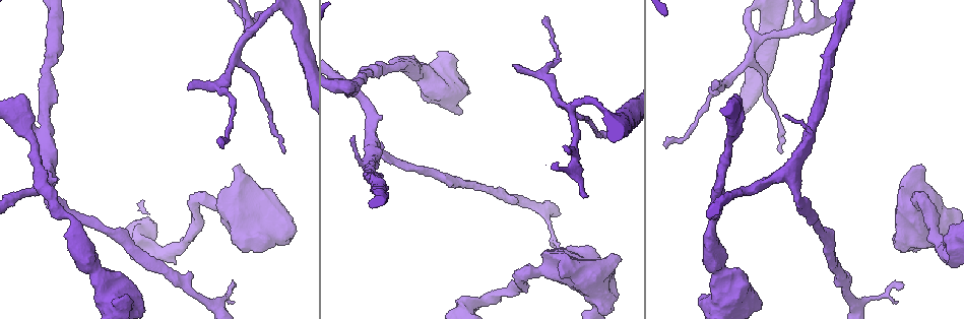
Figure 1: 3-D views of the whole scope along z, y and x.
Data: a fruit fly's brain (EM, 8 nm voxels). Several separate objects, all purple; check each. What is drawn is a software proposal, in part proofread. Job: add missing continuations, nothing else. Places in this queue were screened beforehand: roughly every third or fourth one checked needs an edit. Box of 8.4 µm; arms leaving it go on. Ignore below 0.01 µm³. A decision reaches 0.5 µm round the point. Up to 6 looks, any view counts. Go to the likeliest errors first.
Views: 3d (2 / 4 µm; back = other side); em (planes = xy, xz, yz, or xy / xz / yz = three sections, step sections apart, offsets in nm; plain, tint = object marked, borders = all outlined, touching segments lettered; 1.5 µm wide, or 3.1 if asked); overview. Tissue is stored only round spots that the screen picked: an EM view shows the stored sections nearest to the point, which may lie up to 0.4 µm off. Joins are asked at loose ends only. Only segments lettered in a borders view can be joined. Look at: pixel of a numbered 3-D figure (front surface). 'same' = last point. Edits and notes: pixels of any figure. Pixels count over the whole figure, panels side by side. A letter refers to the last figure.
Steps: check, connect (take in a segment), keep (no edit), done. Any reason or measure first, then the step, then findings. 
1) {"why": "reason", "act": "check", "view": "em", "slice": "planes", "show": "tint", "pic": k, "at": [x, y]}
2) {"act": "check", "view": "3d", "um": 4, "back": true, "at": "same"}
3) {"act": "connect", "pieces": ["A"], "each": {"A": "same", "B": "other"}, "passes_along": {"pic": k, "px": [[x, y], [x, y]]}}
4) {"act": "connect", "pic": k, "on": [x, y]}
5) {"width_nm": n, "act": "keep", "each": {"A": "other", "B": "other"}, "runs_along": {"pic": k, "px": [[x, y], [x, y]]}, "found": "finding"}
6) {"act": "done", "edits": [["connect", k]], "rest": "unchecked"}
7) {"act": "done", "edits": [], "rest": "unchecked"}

{"act": "check", "view": "em", "slice": "xz", "step": 4, "show": "borders", "pic": 1, "at": [128, 296]}

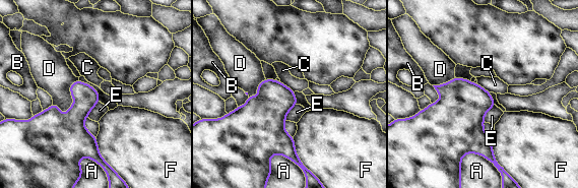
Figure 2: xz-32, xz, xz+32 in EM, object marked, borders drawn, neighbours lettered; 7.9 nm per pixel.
{"why": "another direction", "act": "check", "view": "em", "slice": "planes", "show": "borders", "at": "same"}

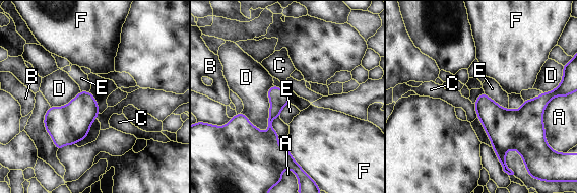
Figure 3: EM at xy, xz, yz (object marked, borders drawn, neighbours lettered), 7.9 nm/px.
{"act": "keep", "each": {"A": "other", "B": "other", "C": "other", "D": "other", "E": "other", "F": "other"}, "border": {"pic": 3, "px": [[485, 92], [502, 107], [508, 108]]}, "found": "none of them fits"}

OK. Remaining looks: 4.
{"why": "thin end", "act": "check", "view": "3d", "um": 4, "pic": 1, "at": [283, 151]}

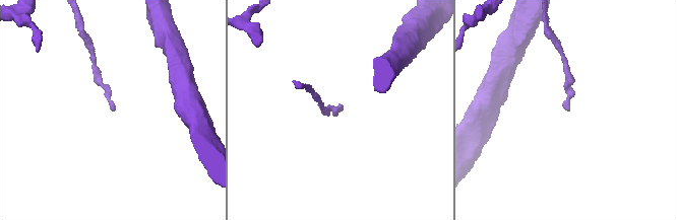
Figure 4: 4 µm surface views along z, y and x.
{"why": "now the EM", "act": "check", "view": "em", "slice": "planes", "show": "tint", "pic": 4, "at": [111, 110]}

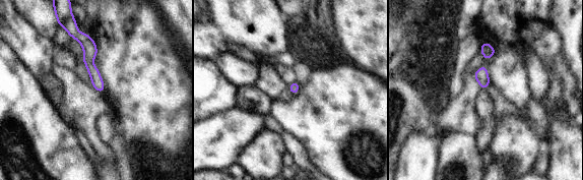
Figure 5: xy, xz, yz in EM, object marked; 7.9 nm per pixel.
{"act": "check", "view": "em", "slice": "planes", "show": "borders", "at": "same"}

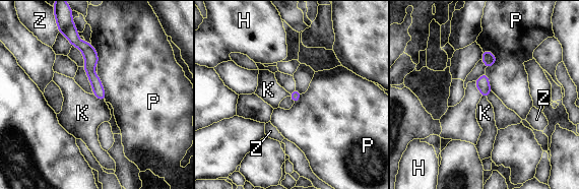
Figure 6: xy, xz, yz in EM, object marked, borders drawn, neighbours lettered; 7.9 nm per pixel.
{"act": "keep", "each": {"H": "other", "K": "other", "P": "other", "Z": "other"}, "border": {"pic": 6, "px": [[92, 95], [104, 101]]}, "found": "no lettered segment goes on from it"}

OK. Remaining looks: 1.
{"act": "done", "edits": [], "rest": "unchecked"}

